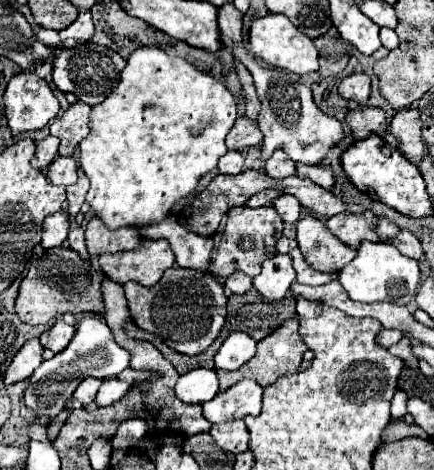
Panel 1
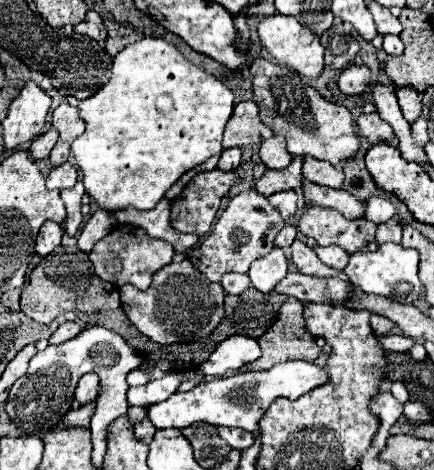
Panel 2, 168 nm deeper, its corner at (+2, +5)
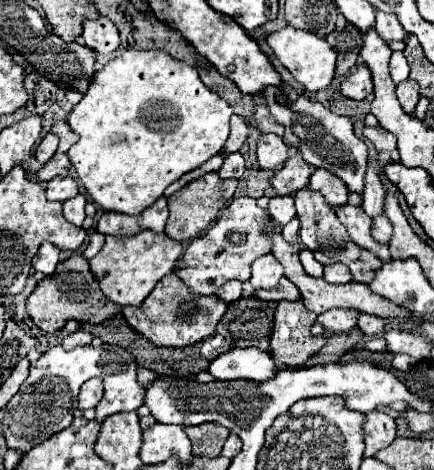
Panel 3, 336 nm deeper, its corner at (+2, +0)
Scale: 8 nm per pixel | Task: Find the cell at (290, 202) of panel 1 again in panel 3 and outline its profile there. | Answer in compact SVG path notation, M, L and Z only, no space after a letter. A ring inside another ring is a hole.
M274 196L268 202L268 214L272 216L272 220L280 226L288 224L294 216L296 216L296 208L294 208L294 198L292 196Z

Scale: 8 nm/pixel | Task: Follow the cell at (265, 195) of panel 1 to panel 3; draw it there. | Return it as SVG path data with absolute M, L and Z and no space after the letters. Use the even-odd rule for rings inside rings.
M292 154L288 158L288 162L284 164L282 170L278 170L272 180L270 180L270 186L276 190L278 196L288 196L288 194L294 194L302 188L308 186L308 178L312 174L314 166L312 164L306 164L300 154Z

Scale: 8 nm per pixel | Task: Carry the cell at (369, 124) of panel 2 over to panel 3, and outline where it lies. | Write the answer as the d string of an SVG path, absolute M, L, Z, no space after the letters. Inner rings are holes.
M366 126L366 128L362 130L362 134L364 134L364 138L366 138L368 142L374 144L374 148L376 148L378 152L392 152L392 150L396 150L396 136L390 134L388 130L380 128L380 126L376 126L376 128L368 128L368 126Z

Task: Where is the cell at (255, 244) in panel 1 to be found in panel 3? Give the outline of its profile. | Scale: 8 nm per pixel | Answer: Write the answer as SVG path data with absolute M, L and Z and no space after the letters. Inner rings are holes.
M234 198L212 228L188 244L186 252L178 258L174 272L196 294L214 294L228 280L248 280L250 264L272 250L272 234L268 232L270 222L272 218L254 198Z

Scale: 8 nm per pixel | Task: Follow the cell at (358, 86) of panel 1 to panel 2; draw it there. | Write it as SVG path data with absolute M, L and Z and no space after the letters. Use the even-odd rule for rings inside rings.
M350 65L342 71L338 87L346 95L362 95L370 89L370 69L366 65Z

